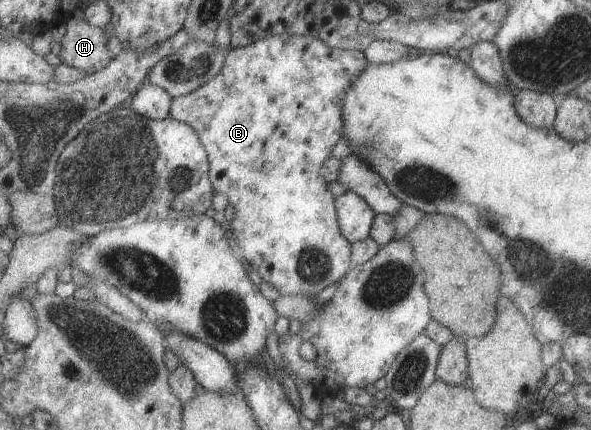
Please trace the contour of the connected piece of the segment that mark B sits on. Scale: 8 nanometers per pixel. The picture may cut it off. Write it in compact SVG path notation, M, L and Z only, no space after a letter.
M273 35L269 39L256 41L247 47L230 49L227 54L224 69L221 73L209 81L207 85L184 96L173 98L171 116L181 122L188 123L200 135L201 141L207 148L211 163L210 178L217 193L230 197L230 204L235 209L235 217L230 226L230 234L233 241L242 247L245 262L250 264L260 274L260 277L274 286L283 296L287 295L317 295L325 291L329 285L342 281L342 279L355 266L352 260L352 243L343 235L338 220L337 197L331 193L329 182L325 179L323 167L327 159L331 157L333 147L343 139L345 123L343 123L343 95L351 87L353 77L357 79L365 67L368 59L364 51L344 50L329 47L321 39L313 39L300 35Z

